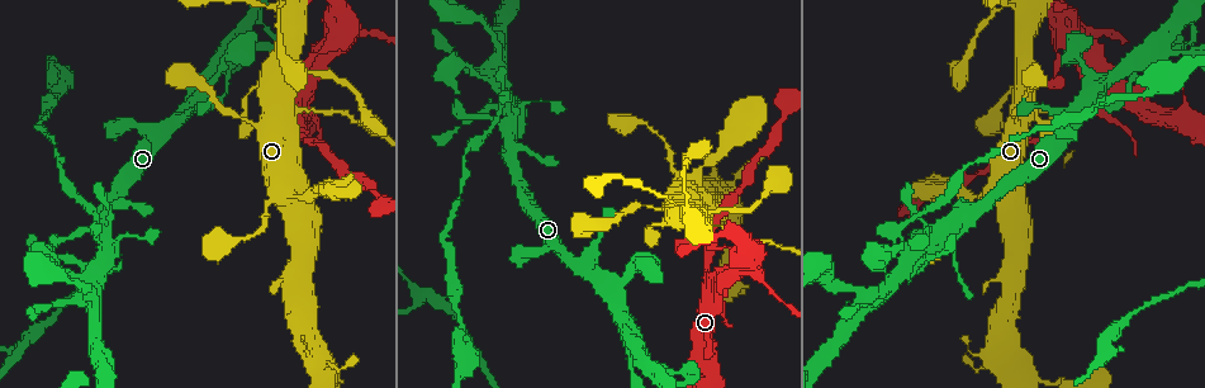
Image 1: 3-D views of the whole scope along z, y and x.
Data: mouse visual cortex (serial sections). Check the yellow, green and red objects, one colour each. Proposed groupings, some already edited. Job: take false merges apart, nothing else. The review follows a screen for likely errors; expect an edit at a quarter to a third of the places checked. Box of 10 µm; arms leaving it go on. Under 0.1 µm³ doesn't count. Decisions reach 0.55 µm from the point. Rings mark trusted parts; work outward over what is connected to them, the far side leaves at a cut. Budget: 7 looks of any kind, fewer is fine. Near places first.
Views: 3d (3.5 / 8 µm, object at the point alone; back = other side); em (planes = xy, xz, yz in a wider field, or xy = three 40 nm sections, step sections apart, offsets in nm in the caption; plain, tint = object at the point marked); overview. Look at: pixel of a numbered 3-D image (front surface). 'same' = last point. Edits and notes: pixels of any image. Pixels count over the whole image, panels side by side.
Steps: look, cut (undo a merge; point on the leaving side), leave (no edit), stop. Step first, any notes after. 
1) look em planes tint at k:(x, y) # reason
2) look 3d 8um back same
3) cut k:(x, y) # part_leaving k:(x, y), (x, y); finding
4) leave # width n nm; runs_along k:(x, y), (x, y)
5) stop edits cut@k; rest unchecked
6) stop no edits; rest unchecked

look 3d 3.5um back at 1:(303, 113) # thick turns thin

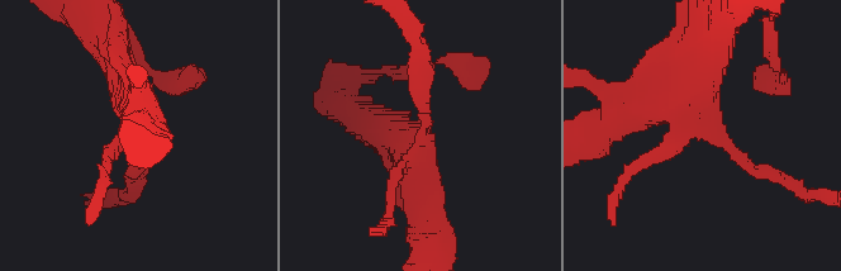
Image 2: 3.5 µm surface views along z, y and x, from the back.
look em xy step 5 tint at 2:(420, 130) # shape alone is not enough

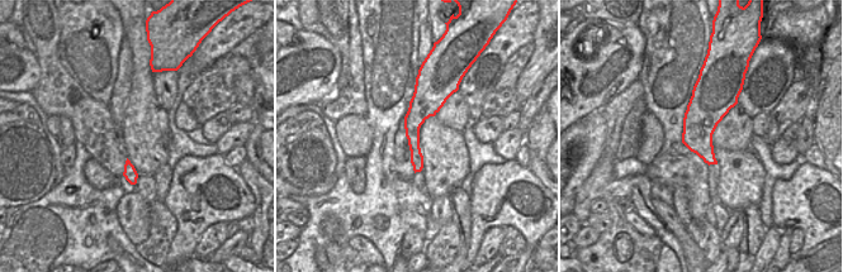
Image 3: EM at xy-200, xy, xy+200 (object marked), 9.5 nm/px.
cut 2:(773, 174) # width 190 nm; part_leaving 2:(737, 156), (802, 195), (825, 195); a second cell is stuck on

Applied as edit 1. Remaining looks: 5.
look 3d 3.5um at 1:(755, 274) # sharp bend

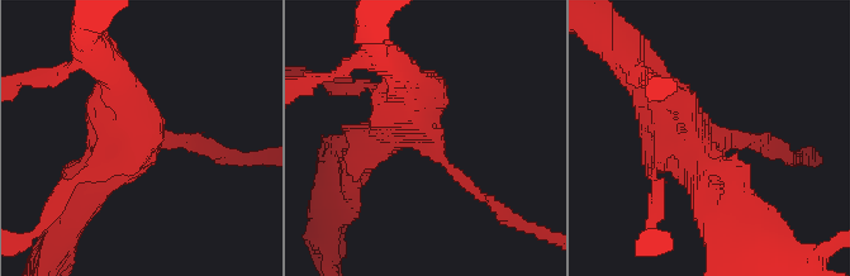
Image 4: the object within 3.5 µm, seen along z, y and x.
leave # runs_along 4:(717, 209), (702, 166), (636, 72); continuous, no second cell

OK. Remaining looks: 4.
look em planes tint at 1:(694, 218) # calibre changes

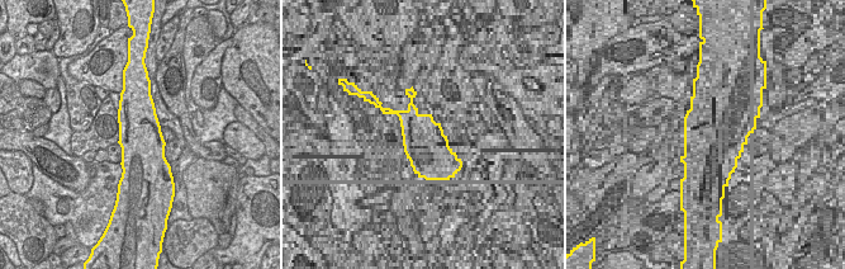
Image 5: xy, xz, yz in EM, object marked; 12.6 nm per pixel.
look 3d 3.5um same # wider look

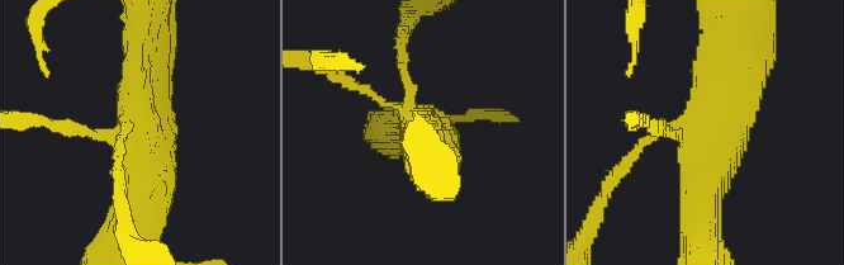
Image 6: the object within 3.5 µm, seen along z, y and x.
leave # width 550 nm; runs_along 6:(700, 241), (707, 143), (684, 124), (652, 140); continuous, no second cell

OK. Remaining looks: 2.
stop edits cut@2; rest unchecked

